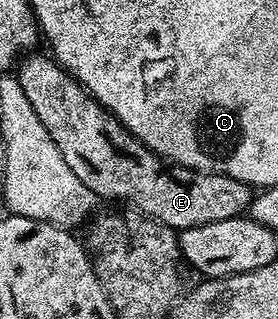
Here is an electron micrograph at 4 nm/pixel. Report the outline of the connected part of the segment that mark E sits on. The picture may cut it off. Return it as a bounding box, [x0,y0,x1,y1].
[17,52,256,231]

